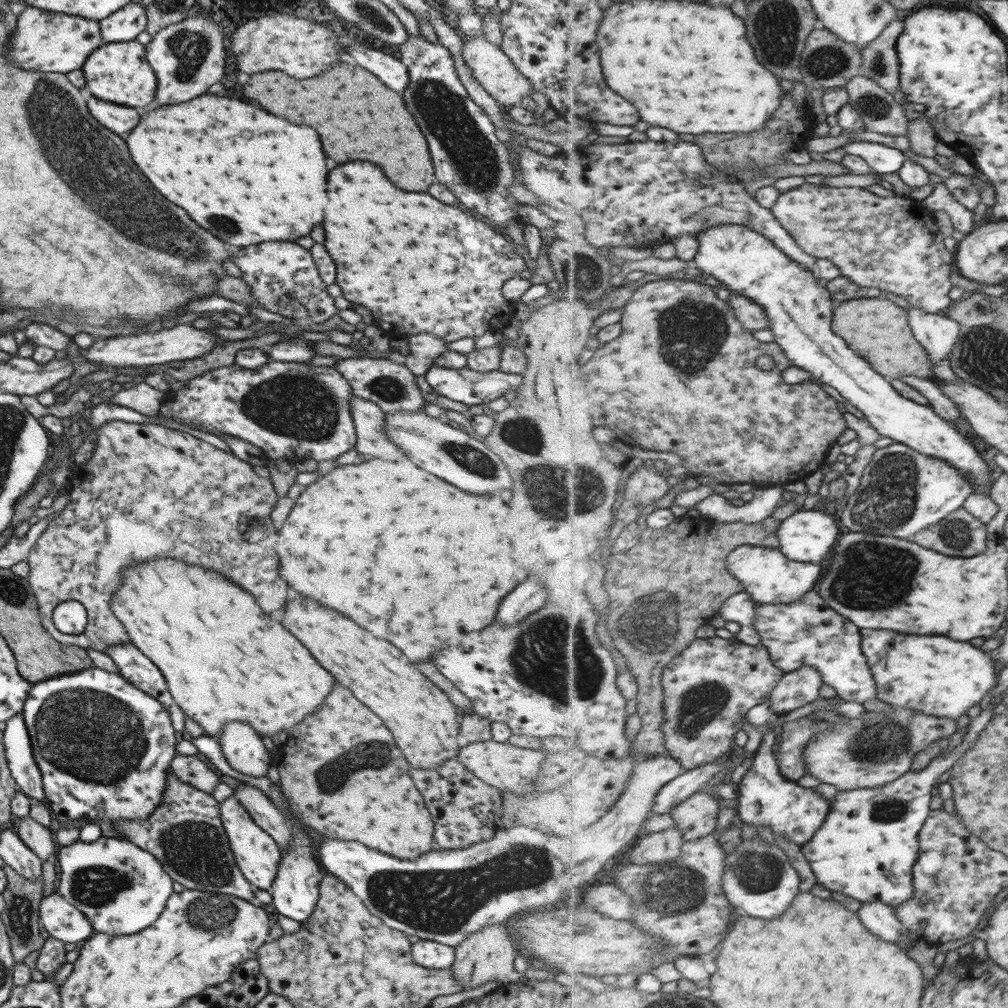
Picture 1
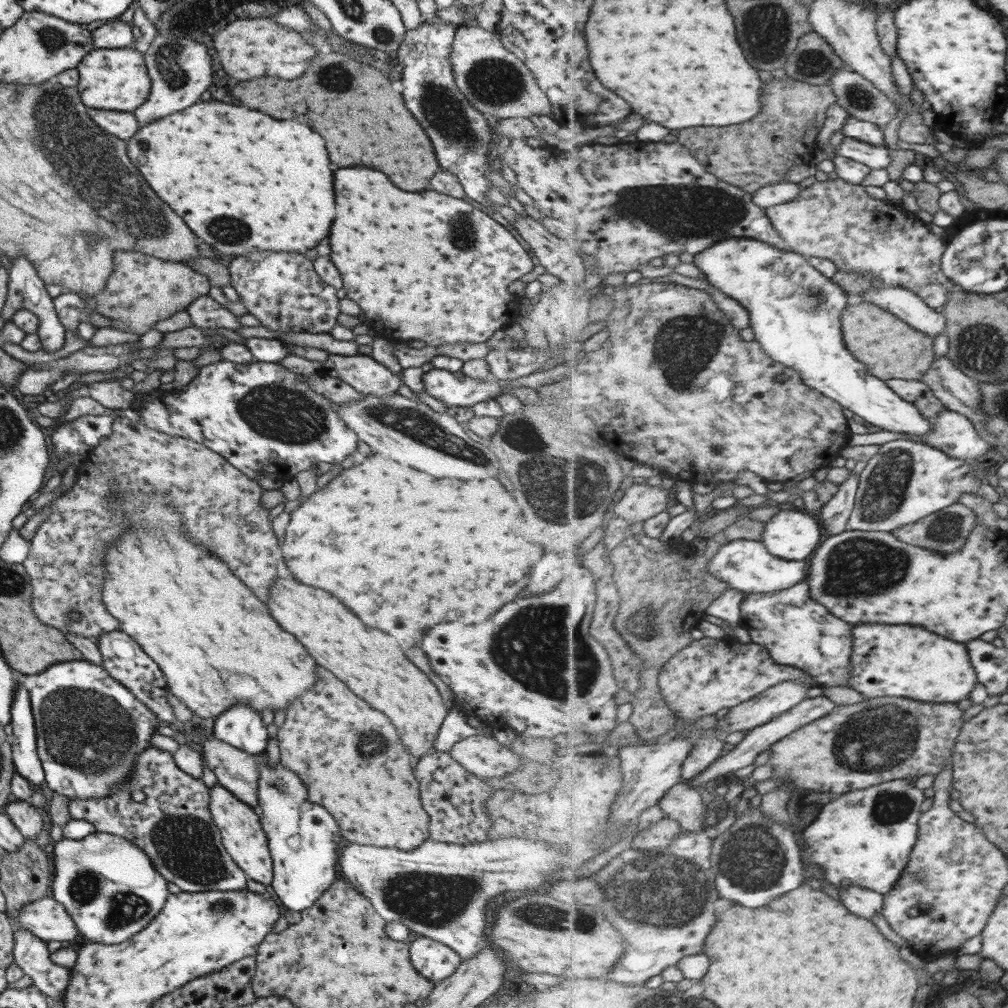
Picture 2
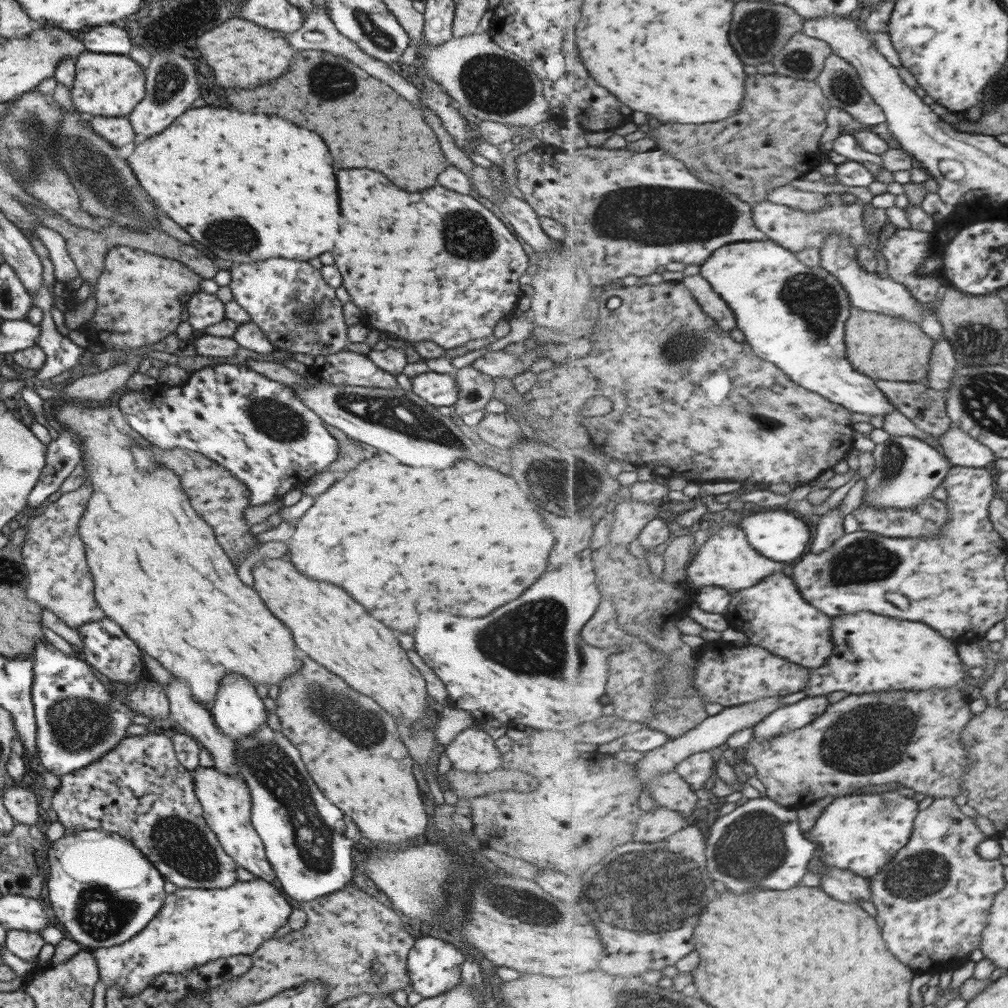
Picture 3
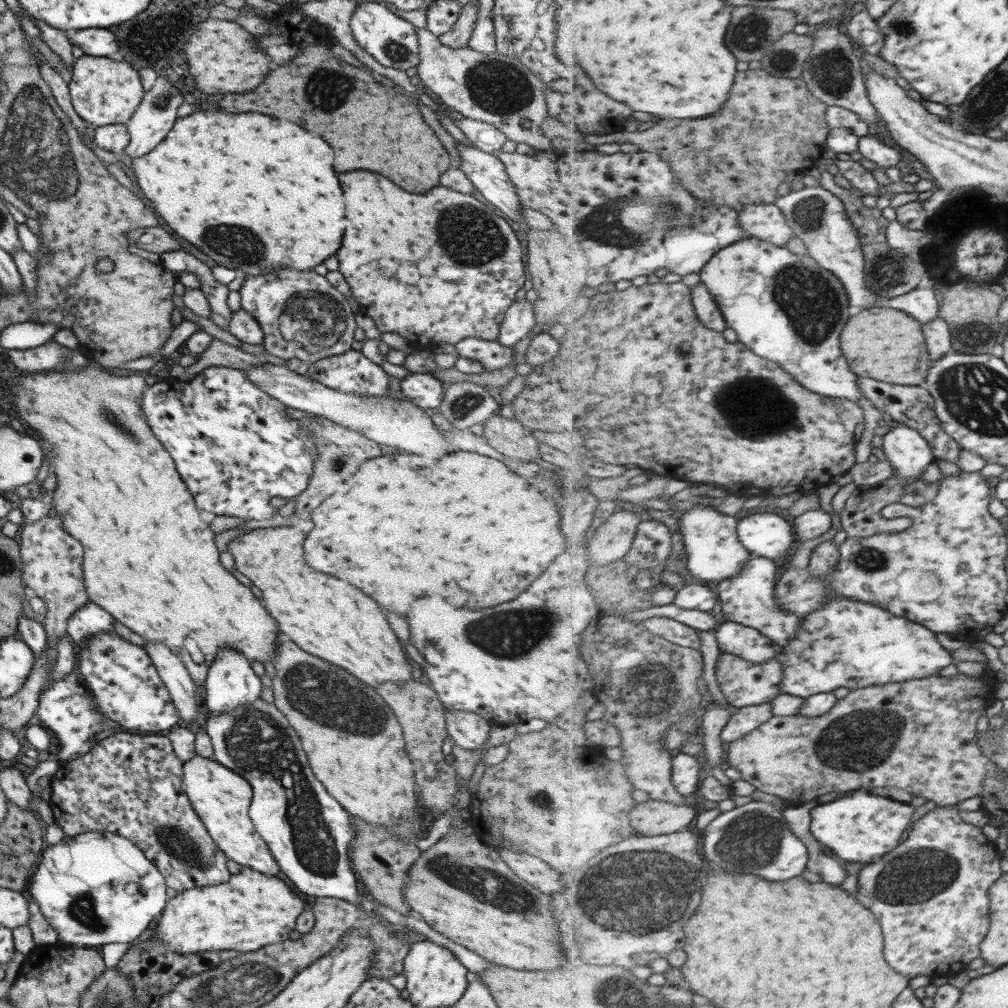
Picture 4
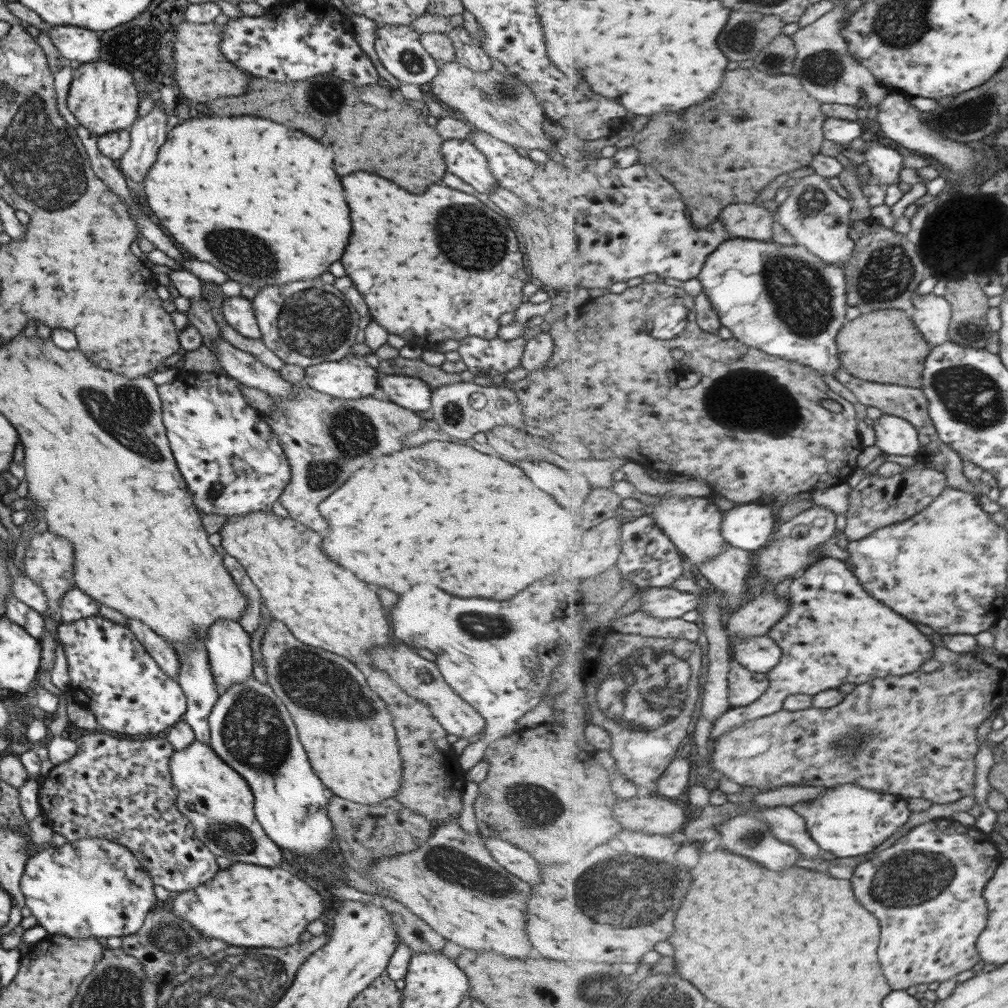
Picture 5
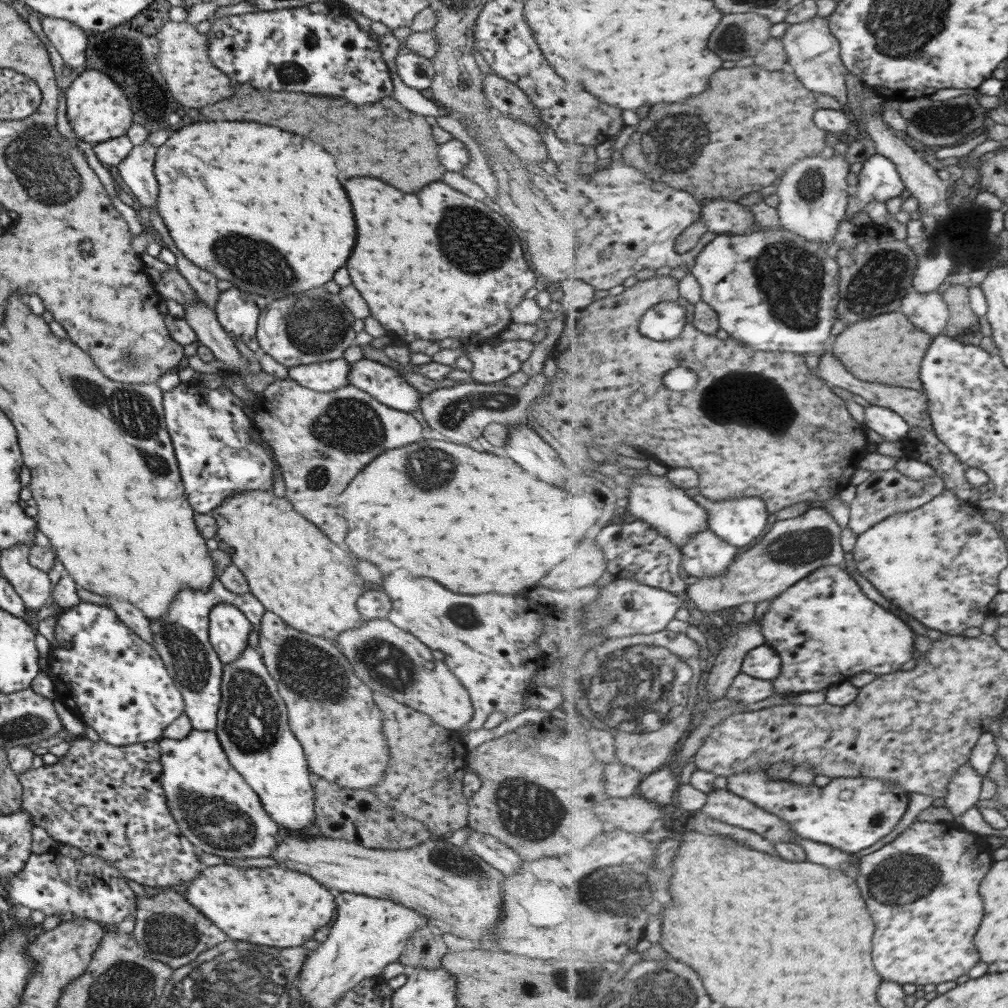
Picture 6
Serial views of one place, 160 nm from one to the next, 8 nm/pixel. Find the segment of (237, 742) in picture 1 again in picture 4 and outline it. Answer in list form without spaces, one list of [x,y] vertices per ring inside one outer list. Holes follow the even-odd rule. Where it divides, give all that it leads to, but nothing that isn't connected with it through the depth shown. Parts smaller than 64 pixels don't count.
[[[231,647],[217,649],[203,682],[202,705],[206,713],[213,715],[224,713],[244,704],[251,704],[259,697],[261,683],[249,664],[250,662],[240,652]]]

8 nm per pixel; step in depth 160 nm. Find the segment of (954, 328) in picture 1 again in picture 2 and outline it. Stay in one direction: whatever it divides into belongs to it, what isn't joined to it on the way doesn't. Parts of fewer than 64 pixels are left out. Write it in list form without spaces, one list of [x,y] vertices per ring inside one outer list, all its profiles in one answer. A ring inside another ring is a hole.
[[[887,285],[875,288],[873,286],[861,298],[903,318],[907,324],[911,324],[911,327],[915,326],[915,330],[933,338],[949,330],[947,319],[941,311],[931,308],[921,297],[907,288]]]

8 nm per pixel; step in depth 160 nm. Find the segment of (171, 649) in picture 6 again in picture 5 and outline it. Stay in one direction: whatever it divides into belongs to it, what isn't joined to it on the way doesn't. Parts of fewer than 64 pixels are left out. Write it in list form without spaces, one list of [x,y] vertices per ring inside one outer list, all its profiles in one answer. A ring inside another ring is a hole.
[[[201,639],[185,640],[185,643],[179,641],[169,642],[174,648],[178,658],[178,669],[175,681],[182,690],[186,698],[186,709],[183,713],[183,721],[194,732],[194,739],[201,744],[209,746],[210,732],[207,726],[207,717],[211,712],[211,707],[215,704],[218,697],[218,690],[213,675],[208,665],[204,642]]]

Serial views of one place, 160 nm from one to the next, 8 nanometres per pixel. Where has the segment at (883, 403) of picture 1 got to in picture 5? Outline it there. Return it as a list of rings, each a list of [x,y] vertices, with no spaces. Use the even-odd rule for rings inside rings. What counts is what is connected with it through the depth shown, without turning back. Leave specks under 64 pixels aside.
[[[730,238],[719,246],[718,250],[715,250],[710,258],[707,258],[705,266],[703,266],[702,274],[699,276],[701,280],[704,294],[709,296],[710,301],[713,303],[714,310],[719,314],[723,327],[729,329],[729,331],[736,337],[737,340],[748,344],[750,347],[762,350],[767,354],[772,354],[776,357],[781,357],[787,360],[794,360],[803,363],[805,366],[810,366],[813,370],[816,370],[819,374],[826,372],[833,376],[836,376],[836,372],[842,367],[839,348],[837,348],[837,336],[839,336],[839,330],[845,326],[847,322],[847,282],[846,272],[841,266],[835,266],[835,264],[827,264],[812,254],[805,246],[785,246],[785,244],[777,241],[758,241],[748,238]]]

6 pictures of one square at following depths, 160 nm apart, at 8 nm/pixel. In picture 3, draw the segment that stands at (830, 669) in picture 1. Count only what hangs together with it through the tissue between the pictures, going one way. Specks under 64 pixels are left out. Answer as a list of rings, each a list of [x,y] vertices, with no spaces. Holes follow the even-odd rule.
[[[775,573],[751,588],[734,592],[725,615],[730,626],[743,631],[751,644],[762,646],[801,666],[819,668],[834,654],[831,636],[834,617],[823,614],[823,611],[807,602],[792,576]]]

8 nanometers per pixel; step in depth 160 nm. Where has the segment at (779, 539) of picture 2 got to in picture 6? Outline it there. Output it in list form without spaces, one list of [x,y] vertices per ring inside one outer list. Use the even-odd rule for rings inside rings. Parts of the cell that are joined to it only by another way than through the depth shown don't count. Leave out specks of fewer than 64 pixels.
[[[746,496],[712,501],[711,506],[707,506],[707,510],[709,515],[708,528],[714,530],[715,534],[717,534],[722,540],[731,543],[733,546],[737,546],[739,550],[749,548],[749,544],[754,544],[759,541],[759,538],[765,536],[772,523],[771,512],[768,510],[766,502],[761,497]]]

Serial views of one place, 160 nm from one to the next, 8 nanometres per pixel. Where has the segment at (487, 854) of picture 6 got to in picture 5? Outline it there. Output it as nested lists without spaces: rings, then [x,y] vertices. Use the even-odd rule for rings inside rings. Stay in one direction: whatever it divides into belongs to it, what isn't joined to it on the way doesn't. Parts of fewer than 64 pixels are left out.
[[[496,837],[481,839],[496,865],[501,866],[507,873],[529,884],[540,881],[541,863],[534,856]]]

